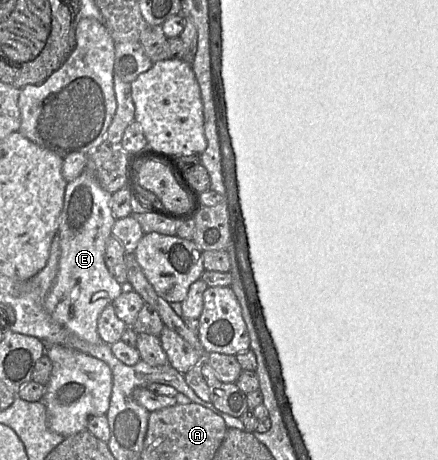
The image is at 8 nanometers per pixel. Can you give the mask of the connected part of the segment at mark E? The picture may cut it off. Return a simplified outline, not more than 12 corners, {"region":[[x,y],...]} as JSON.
{"region":[[86,169],[67,183],[55,322],[93,344],[124,290],[105,262],[112,194]]}

